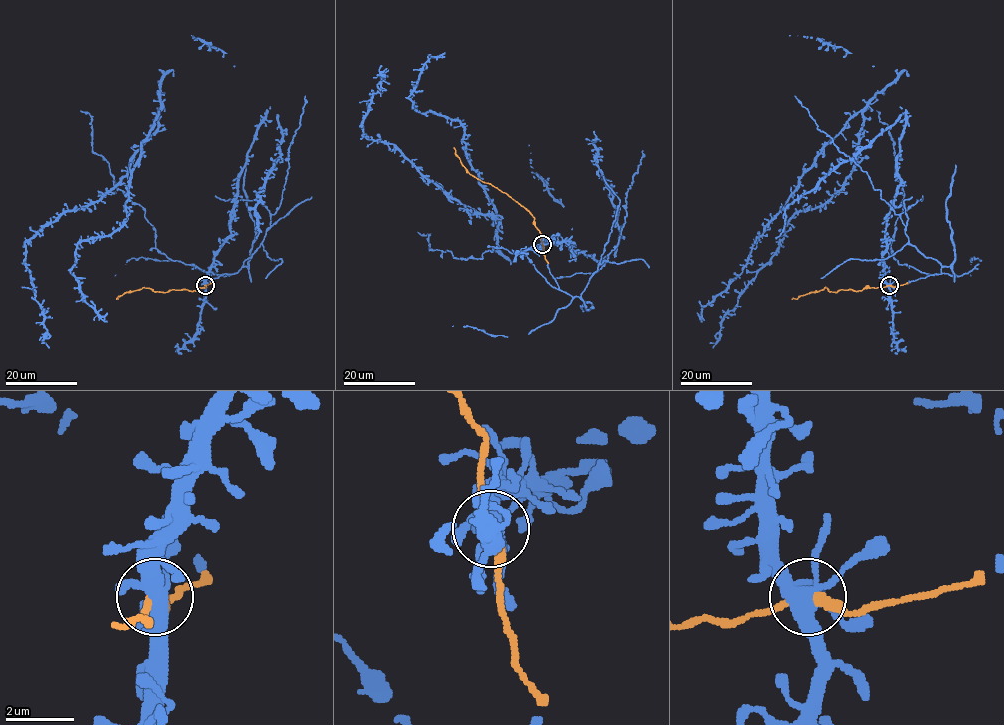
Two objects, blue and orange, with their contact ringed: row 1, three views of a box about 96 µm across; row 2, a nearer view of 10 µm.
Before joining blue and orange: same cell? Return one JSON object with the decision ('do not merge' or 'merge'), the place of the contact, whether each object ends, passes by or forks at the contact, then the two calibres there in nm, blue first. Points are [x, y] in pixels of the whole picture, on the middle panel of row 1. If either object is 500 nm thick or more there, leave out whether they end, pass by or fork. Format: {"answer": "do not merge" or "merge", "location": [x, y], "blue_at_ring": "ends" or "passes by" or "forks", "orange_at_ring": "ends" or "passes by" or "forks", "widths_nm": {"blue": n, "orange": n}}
{"answer": "merge", "location": [542, 244], "blue_at_ring": "forks", "orange_at_ring": "passes by", "widths_nm": {"blue": 400, "orange": 240}}

